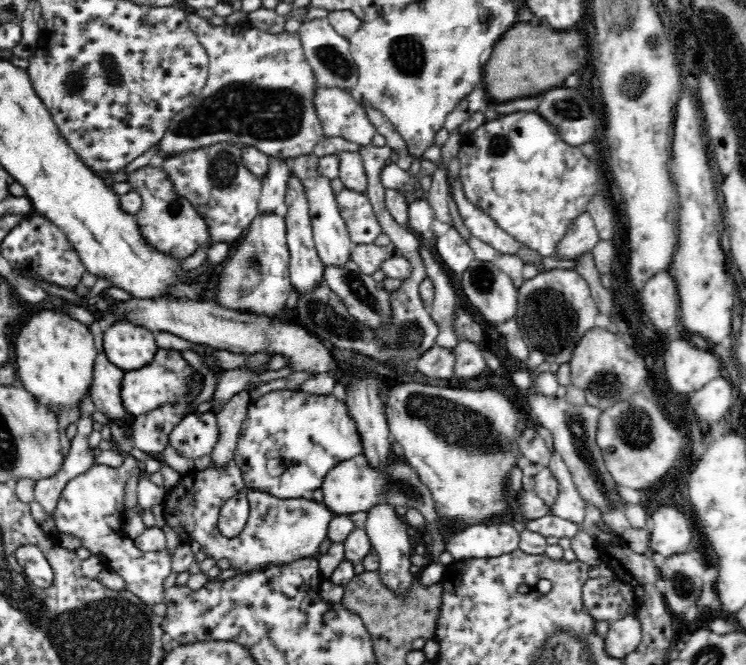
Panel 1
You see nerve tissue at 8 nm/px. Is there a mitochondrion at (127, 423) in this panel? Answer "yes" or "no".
no

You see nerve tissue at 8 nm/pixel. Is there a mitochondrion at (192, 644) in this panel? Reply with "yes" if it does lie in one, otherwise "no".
no

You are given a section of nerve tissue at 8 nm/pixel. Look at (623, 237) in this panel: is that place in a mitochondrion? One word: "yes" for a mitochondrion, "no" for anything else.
no

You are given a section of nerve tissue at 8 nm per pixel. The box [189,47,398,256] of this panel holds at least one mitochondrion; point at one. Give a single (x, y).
(224, 169)

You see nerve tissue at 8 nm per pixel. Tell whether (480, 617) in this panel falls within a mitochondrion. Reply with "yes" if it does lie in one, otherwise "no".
no

